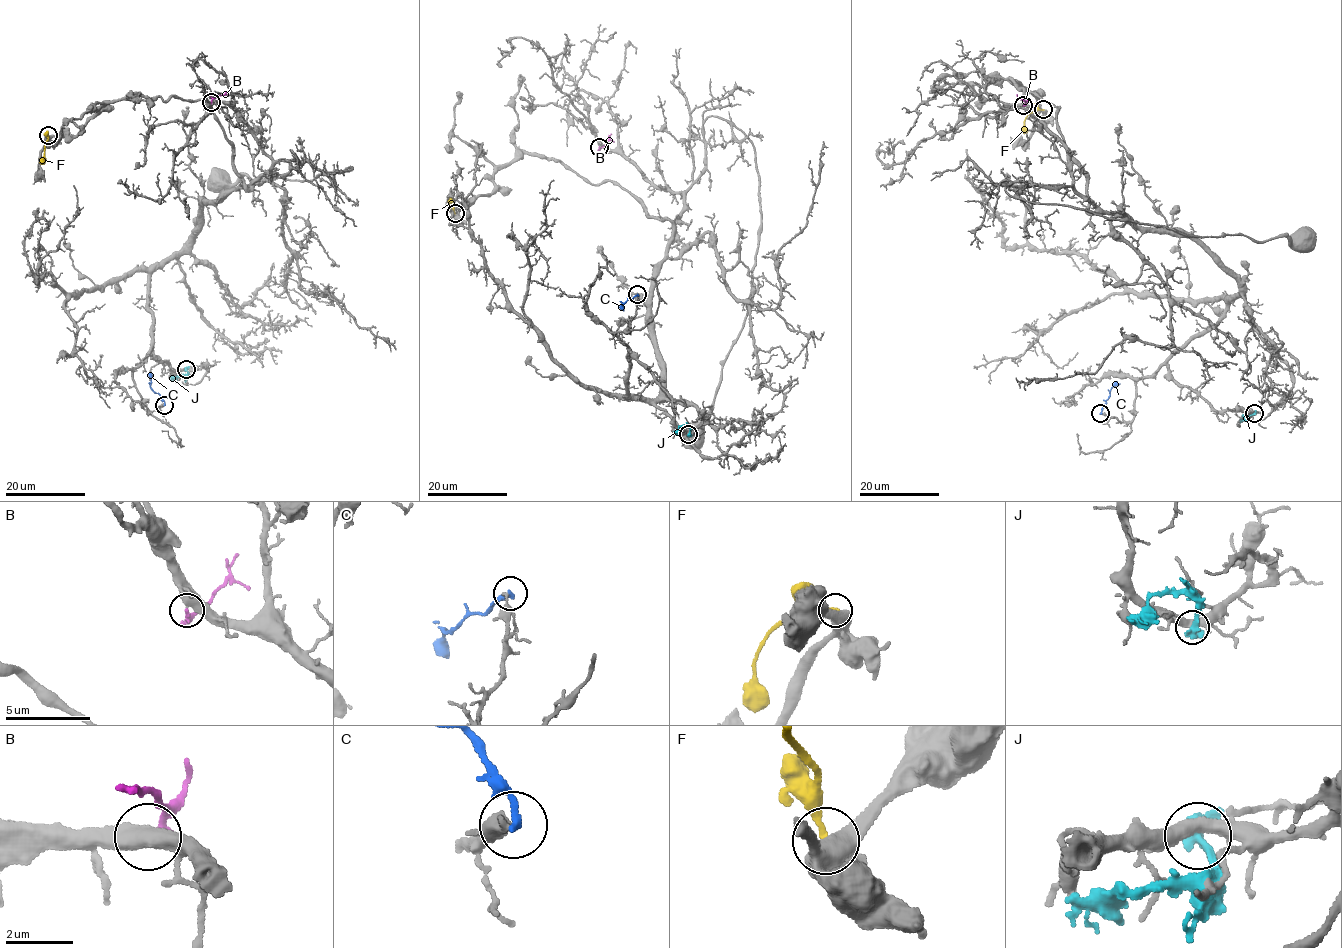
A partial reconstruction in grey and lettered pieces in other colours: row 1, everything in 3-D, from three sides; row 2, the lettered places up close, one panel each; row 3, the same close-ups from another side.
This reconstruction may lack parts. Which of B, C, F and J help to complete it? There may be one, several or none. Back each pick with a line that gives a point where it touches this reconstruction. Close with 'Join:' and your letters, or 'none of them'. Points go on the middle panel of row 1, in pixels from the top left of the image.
Join: none of them

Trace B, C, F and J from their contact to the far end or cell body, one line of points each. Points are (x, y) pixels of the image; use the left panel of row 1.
B: (211, 102), (228, 89)
C: (164, 404), (162, 397), (150, 387), (151, 373)
F: (47, 136), (41, 164)
J: (186, 369), (188, 373), (177, 375), (171, 380)

